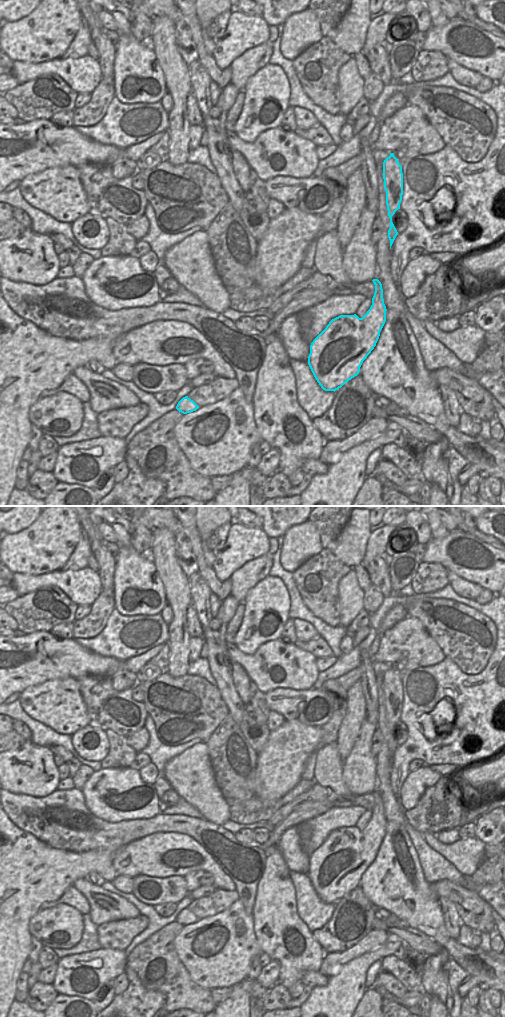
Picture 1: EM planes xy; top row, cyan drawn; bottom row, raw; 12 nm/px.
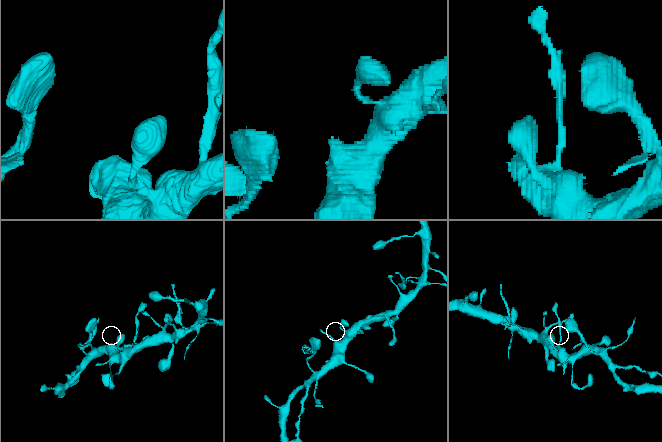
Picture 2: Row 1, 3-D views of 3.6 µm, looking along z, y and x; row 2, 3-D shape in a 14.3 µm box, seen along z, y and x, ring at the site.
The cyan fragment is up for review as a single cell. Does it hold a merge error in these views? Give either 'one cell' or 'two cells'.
one cell

